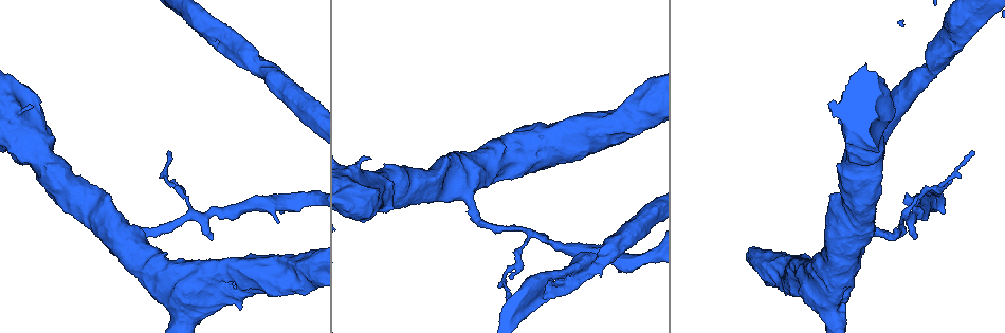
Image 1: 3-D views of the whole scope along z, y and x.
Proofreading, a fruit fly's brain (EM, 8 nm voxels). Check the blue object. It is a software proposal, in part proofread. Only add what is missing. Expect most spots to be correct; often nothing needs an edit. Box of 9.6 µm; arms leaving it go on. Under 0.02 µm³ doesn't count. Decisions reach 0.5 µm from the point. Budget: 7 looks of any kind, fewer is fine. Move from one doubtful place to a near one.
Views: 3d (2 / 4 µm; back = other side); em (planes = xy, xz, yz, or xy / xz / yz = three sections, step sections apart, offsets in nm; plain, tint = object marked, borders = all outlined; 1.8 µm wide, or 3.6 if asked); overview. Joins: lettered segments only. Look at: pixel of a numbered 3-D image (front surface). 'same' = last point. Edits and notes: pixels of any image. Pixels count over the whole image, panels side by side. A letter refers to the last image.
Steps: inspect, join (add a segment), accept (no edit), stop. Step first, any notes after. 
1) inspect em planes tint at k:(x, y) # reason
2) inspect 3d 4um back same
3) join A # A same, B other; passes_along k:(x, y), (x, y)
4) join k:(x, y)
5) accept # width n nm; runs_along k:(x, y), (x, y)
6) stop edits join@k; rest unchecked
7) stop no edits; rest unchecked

inspect em xz step 8 borders at 1:(277, 220) # free end

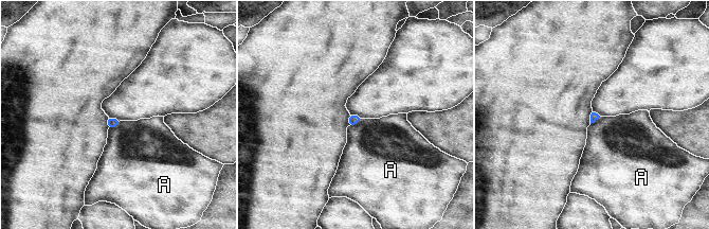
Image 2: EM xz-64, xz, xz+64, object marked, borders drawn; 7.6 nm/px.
inspect em planes borders same # cut it another way

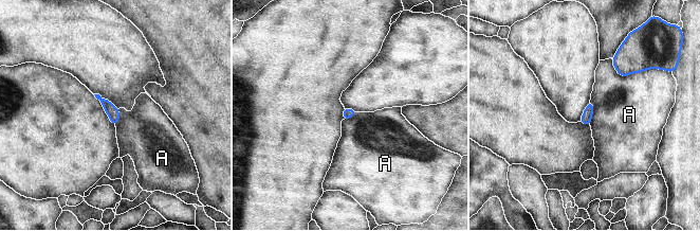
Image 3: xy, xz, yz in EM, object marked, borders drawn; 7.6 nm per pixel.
accept # A other; border 3:(610, 58), (624, 76), (646, 69); none of them fits

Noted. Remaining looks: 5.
inspect em planes borders at 1:(32, 106) # free end

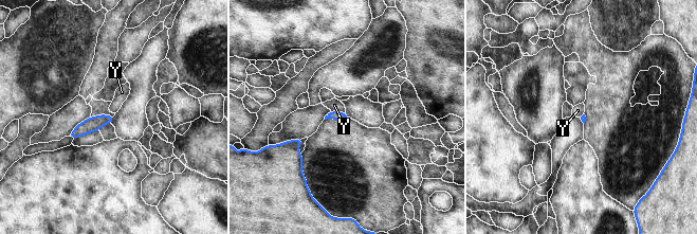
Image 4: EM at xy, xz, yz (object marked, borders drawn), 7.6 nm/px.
accept # longest_contact Y 110 nm; Y other; runs_along 4:(109, 118), (91, 124), (73, 136); none of them fits

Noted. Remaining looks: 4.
inspect em planes plain at 1:(235, 34) # thick end

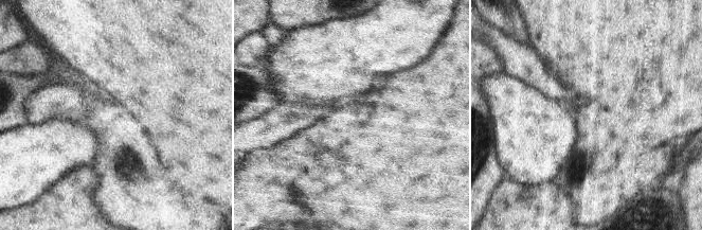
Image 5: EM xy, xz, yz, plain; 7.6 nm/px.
inspect em planes borders same

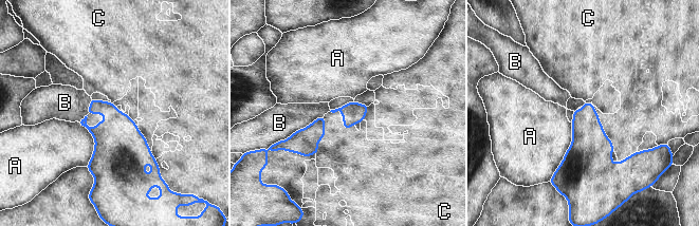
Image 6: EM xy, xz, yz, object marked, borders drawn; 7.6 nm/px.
accept # A other, B other, C other; no lettered segment goes on from it

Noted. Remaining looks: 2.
stop no edits; rest unchecked

